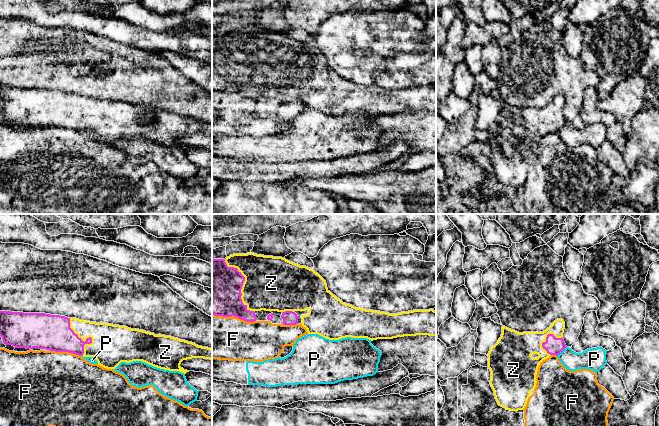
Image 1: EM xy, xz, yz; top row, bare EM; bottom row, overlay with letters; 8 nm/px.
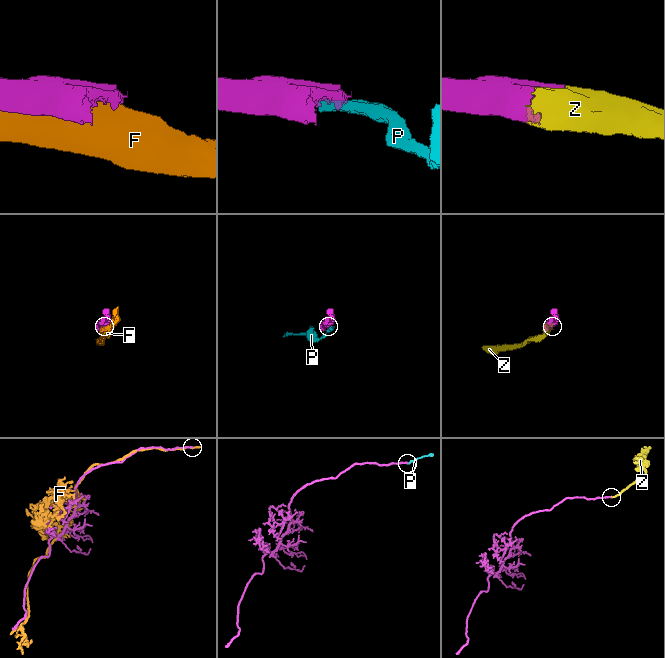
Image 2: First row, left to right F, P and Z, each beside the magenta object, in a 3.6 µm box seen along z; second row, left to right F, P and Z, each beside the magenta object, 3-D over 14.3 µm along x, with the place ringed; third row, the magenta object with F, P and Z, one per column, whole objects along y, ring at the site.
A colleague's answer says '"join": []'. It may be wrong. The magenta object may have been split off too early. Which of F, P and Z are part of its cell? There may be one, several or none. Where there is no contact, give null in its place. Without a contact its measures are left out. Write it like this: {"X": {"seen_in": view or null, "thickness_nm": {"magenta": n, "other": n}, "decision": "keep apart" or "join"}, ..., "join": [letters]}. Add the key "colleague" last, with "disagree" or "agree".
{"F": {"seen_in": "xy", "thickness_nm": {"magenta": 280, "other": 500}, "decision": "keep apart"}, "P": {"seen_in": "yz", "thickness_nm": {"magenta": 140, "other": 170}, "decision": "keep apart"}, "Z": {"seen_in": "xz", "thickness_nm": {"magenta": 420, "other": 440}, "decision": "join"}, "join": ["Z"], "colleague": "disagree"}

